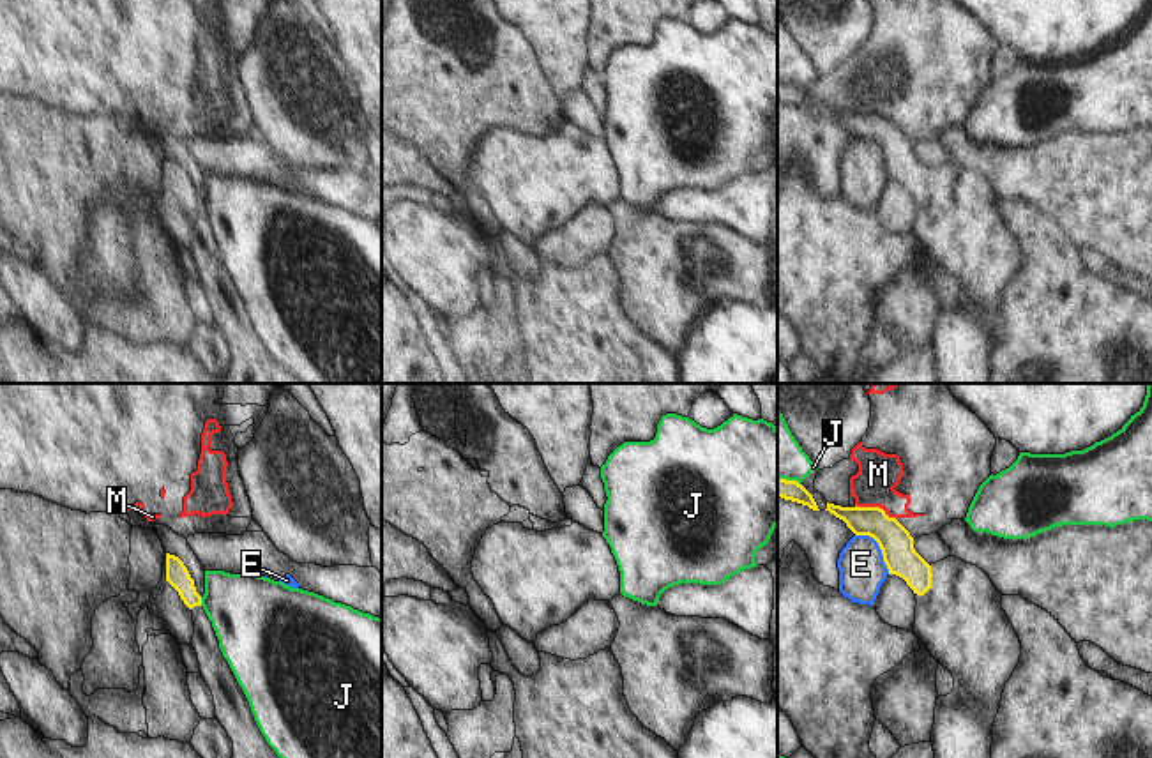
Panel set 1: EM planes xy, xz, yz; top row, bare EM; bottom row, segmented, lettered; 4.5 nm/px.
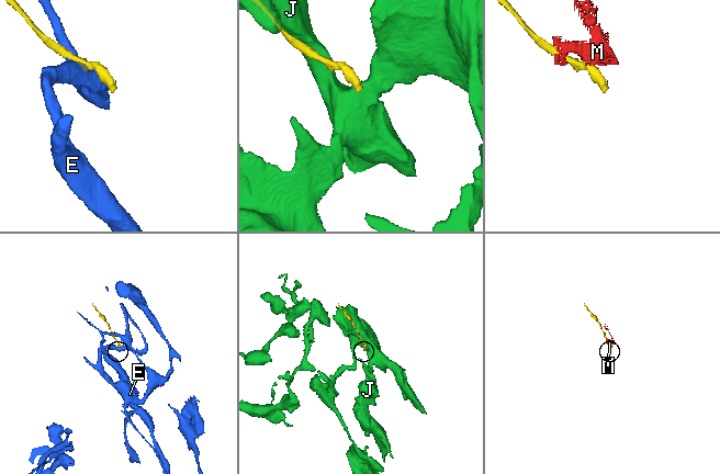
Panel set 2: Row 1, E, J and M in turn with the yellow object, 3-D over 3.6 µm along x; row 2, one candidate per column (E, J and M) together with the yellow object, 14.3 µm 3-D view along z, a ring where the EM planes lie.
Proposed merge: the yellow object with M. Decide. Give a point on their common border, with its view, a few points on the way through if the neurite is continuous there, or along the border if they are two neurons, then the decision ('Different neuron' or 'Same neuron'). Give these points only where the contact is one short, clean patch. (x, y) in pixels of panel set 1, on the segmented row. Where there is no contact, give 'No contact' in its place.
Touches yellow at yz (877, 507). Boundary: yz (856, 504), (880, 507), (896, 520). Different neuron.

